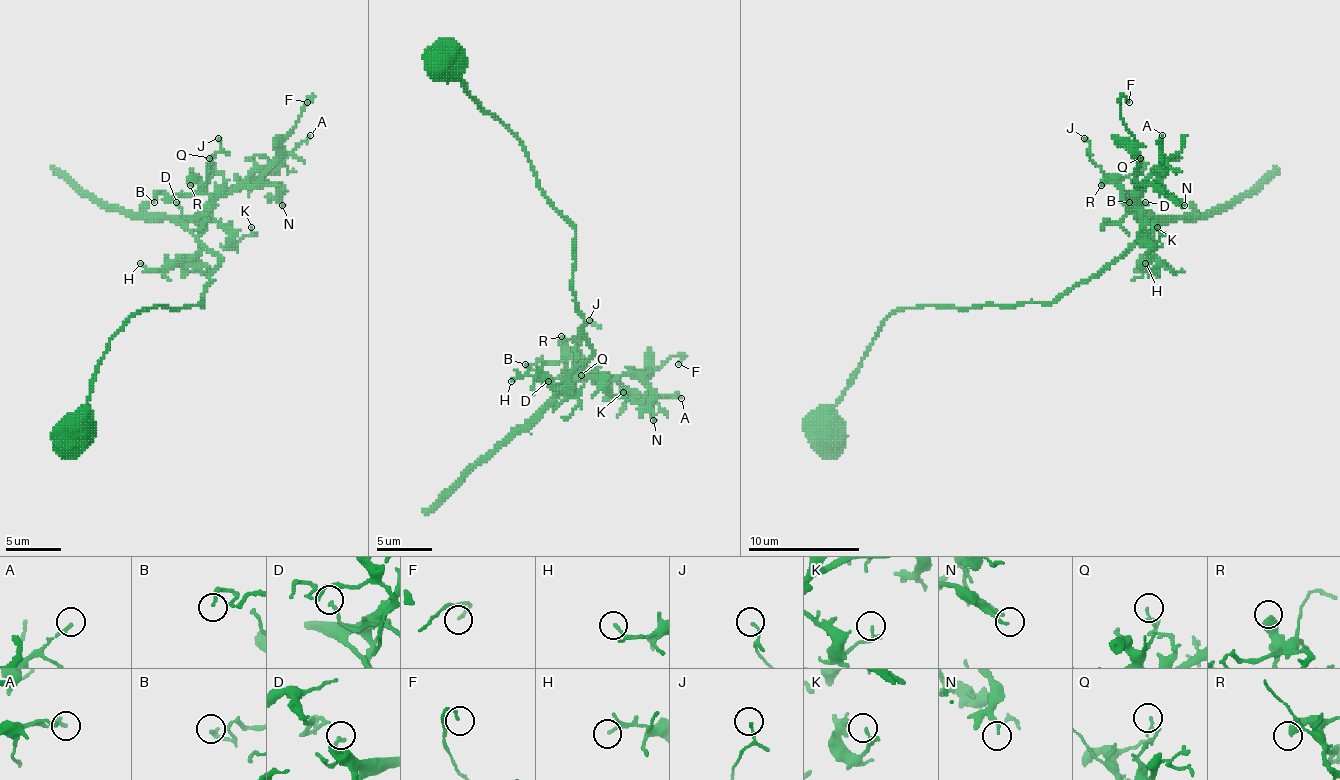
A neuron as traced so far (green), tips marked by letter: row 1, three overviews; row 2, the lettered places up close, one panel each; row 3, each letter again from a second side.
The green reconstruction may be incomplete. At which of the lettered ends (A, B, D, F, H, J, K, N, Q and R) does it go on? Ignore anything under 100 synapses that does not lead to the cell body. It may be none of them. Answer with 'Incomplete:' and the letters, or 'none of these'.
Incomplete: none of these

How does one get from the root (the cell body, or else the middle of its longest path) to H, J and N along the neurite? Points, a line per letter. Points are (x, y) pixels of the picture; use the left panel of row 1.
H: (81, 430), (109, 338), (140, 311), (204, 305), (221, 260), (193, 235), (196, 255), (140, 263)
J: (81, 430), (109, 338), (140, 311), (204, 305), (221, 260), (193, 235), (212, 205), (218, 138)
N: (81, 430), (109, 338), (140, 311), (204, 305), (221, 260), (193, 235), (201, 213), (254, 185), (282, 205)

